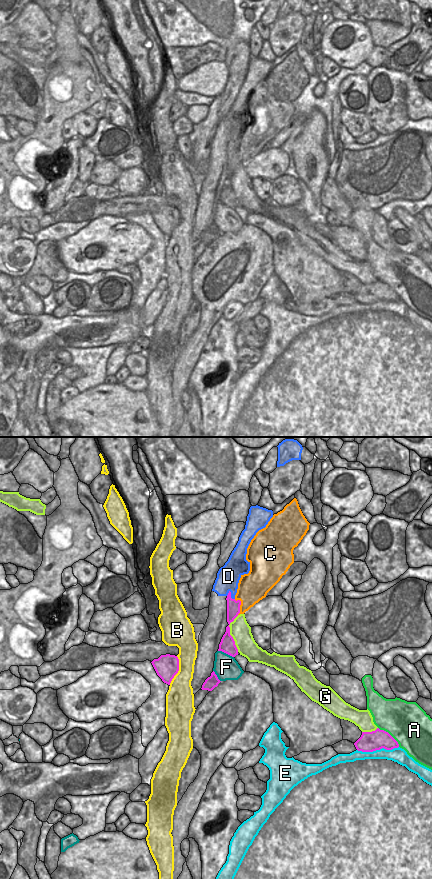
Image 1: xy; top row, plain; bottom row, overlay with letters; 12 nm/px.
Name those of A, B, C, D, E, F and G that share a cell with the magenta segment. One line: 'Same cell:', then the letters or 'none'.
Same cell: none

